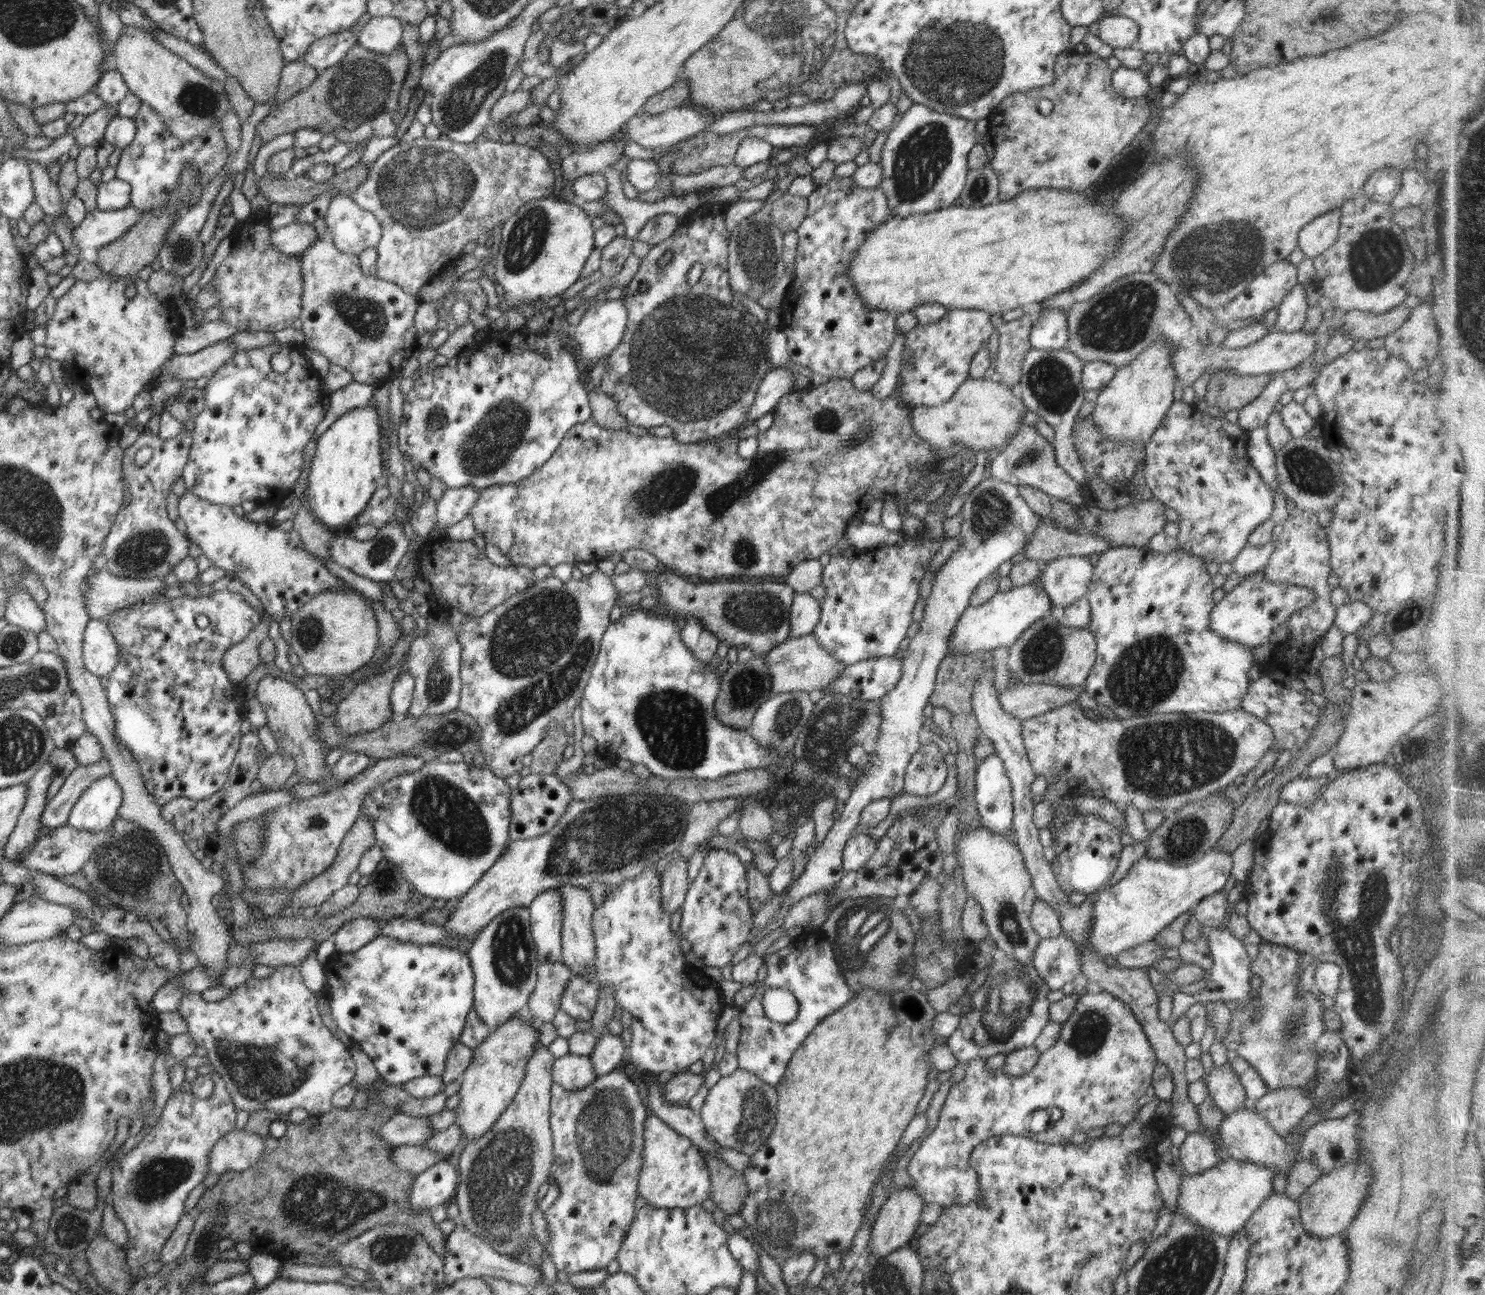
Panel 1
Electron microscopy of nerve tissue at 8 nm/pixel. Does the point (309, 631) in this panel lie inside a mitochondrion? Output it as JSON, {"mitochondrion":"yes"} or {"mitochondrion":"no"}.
{"mitochondrion":"yes"}

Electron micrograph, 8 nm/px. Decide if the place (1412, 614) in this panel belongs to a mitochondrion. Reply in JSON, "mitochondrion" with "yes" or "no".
{"mitochondrion":"yes"}

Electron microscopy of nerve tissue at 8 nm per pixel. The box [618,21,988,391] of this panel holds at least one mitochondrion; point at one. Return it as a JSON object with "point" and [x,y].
{"point":[922,158]}

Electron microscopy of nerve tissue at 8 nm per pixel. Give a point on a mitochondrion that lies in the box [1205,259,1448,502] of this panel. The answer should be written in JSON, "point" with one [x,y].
{"point":[1315,476]}

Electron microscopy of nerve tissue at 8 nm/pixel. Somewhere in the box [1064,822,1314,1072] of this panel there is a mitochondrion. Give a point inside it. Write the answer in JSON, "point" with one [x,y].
{"point":[1091,1030]}

